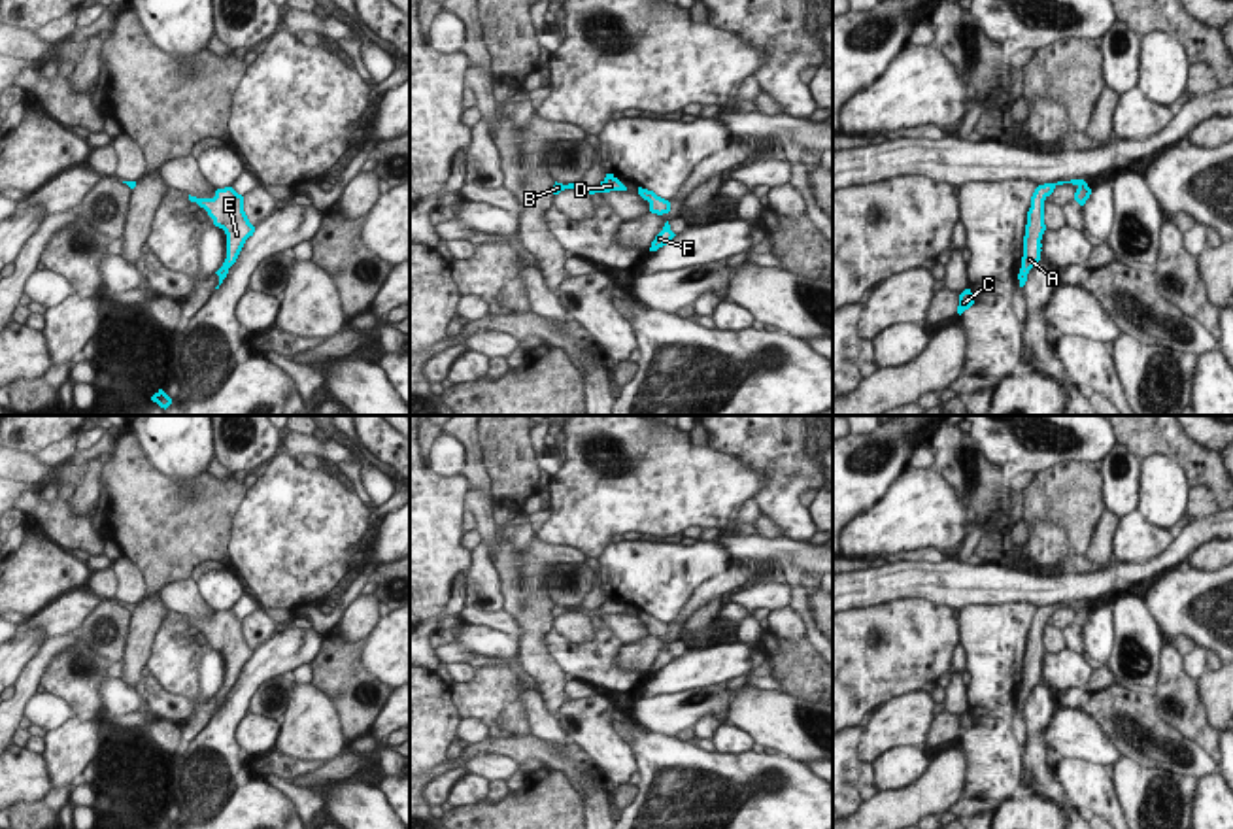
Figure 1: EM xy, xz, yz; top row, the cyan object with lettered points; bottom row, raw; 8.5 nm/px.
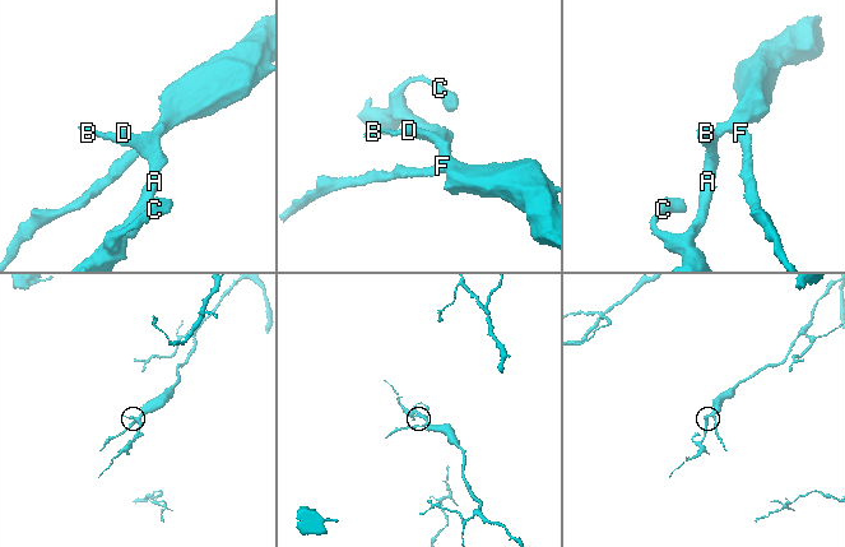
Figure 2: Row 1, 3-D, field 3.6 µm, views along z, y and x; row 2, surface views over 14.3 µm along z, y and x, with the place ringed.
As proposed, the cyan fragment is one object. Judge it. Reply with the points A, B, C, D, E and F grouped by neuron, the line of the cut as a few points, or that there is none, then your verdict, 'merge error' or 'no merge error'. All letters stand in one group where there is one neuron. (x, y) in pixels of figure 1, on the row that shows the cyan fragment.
A B C D E F; no cut; no merge error

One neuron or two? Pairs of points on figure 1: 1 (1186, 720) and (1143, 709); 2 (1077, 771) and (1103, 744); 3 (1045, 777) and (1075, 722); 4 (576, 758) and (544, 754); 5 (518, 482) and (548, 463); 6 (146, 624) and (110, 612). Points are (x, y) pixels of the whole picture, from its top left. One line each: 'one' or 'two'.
1: two
2: two
3: two
4: one
5: two
6: two

